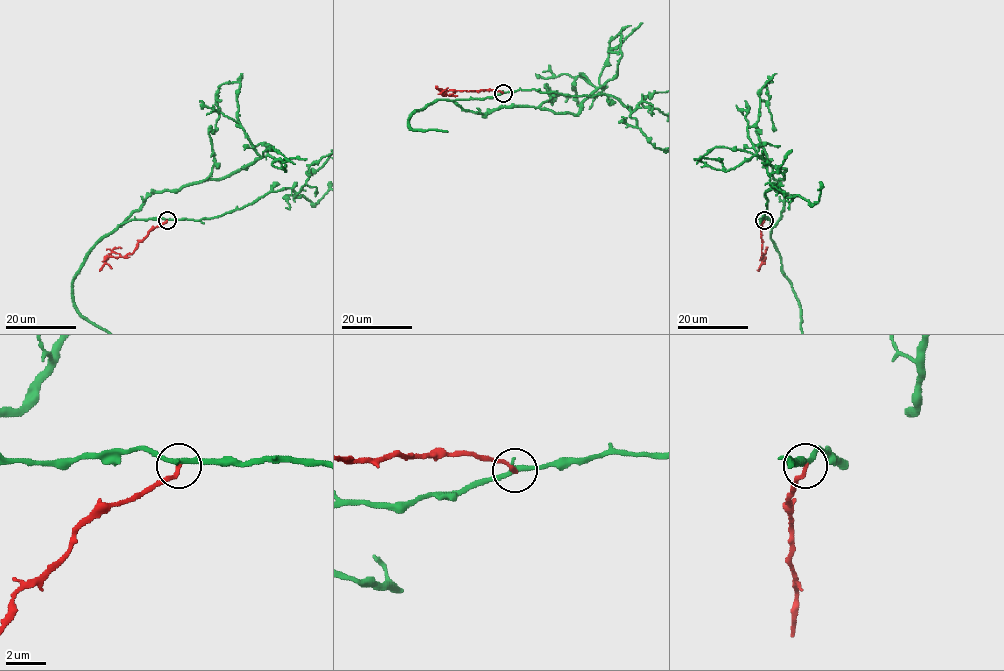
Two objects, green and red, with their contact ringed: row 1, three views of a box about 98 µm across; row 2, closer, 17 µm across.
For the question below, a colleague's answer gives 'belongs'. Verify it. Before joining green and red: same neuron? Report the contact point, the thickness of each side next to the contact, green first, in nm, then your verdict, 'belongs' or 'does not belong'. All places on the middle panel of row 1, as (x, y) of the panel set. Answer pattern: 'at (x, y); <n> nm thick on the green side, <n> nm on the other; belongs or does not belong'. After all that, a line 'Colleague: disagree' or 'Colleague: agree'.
at (503, 93); 240 nm thick on the green side, 200 nm on the other; does not belong
Colleague: disagree

